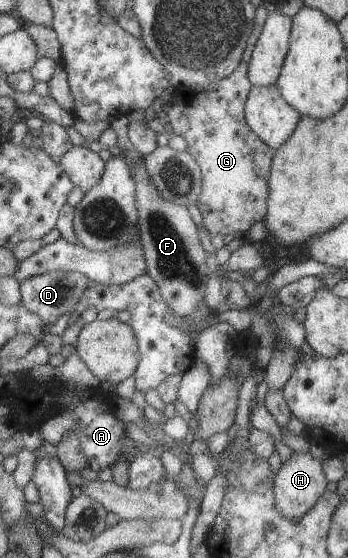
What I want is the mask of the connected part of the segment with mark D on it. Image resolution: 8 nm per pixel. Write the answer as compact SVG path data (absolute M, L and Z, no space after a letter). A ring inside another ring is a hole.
M58 269L28 277L19 282L21 303L28 311L35 312L48 326L49 324L54 324L61 314L75 308L76 301L79 301L82 296L88 281L89 279L76 271L59 271Z

